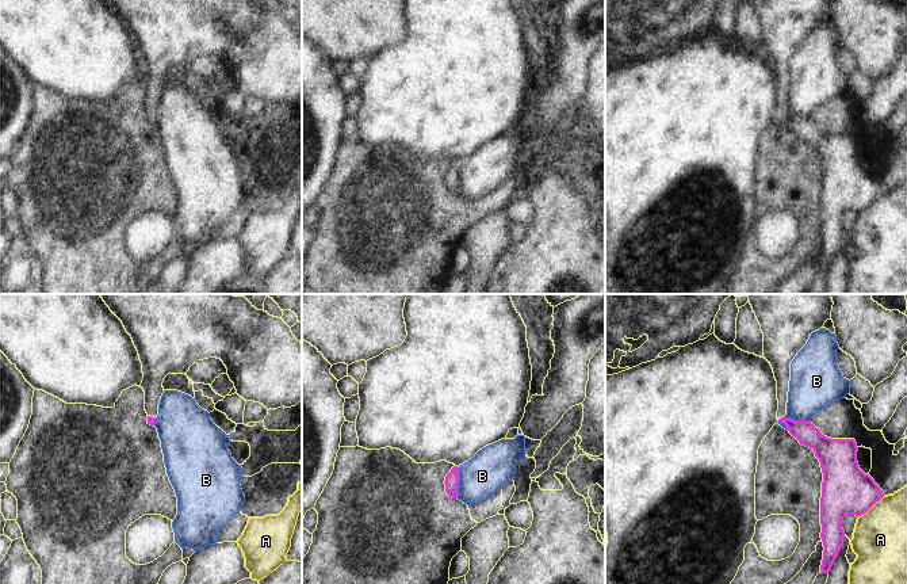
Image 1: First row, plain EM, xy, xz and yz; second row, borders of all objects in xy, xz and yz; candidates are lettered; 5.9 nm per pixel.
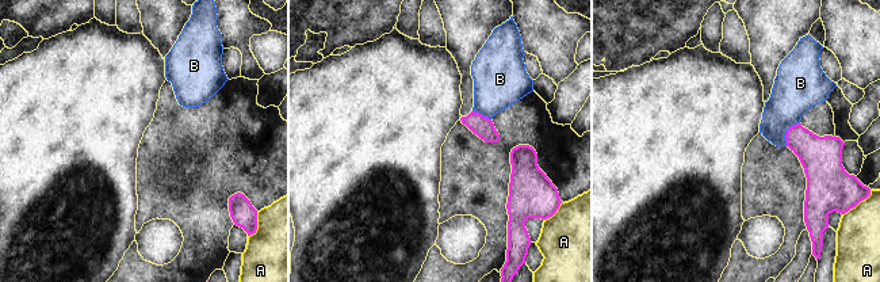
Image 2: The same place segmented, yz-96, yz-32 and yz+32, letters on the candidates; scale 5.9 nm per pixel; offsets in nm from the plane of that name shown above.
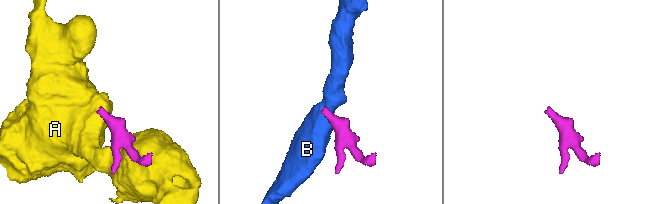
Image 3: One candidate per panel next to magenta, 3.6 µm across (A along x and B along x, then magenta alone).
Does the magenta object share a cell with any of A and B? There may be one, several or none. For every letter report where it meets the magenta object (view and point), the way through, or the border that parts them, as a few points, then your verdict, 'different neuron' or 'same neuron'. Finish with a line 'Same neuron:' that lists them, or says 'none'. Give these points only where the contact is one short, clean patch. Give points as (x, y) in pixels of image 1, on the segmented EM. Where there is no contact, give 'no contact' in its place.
A: meets magenta in yz at (871, 507); different neuron
B: meets magenta in xz at (458, 483); border along xz (459, 468), (456, 497); different neuron
Same neuron: none

